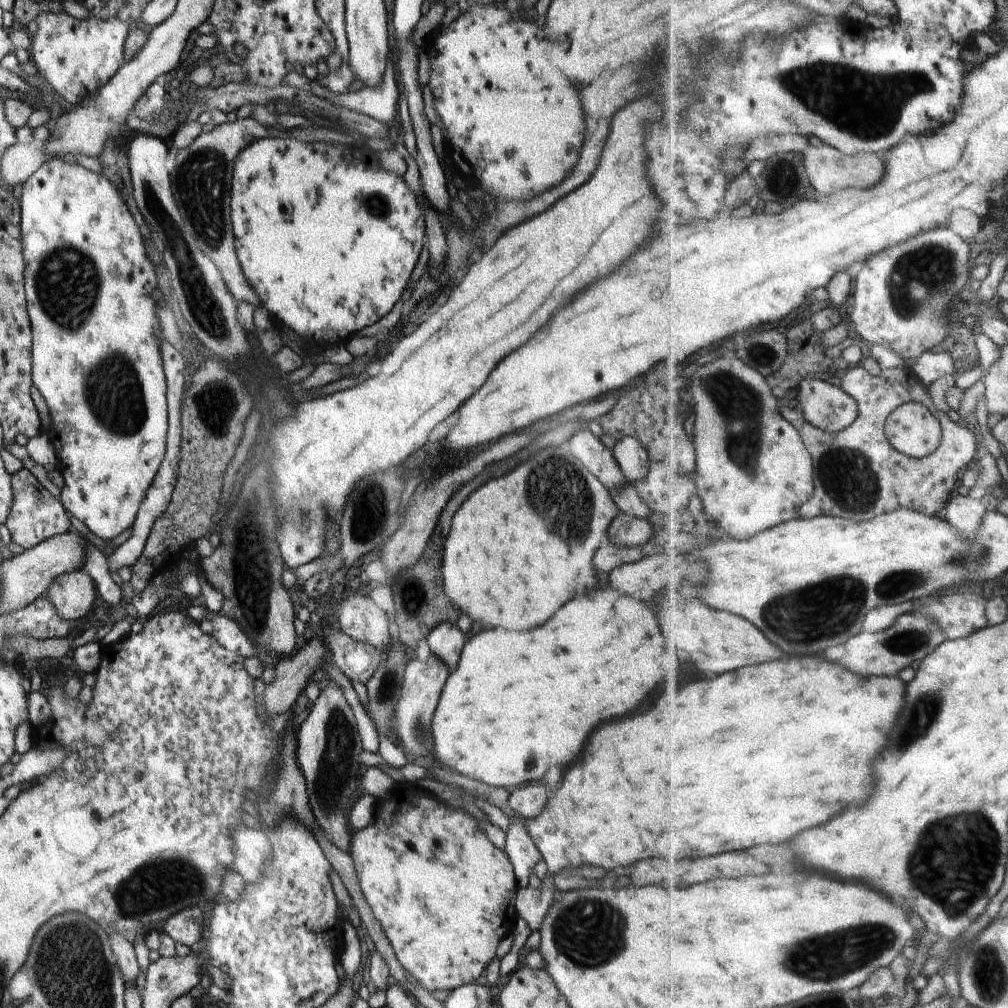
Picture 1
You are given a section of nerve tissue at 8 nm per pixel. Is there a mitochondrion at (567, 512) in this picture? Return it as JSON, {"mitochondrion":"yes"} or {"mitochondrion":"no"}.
{"mitochondrion":"yes"}

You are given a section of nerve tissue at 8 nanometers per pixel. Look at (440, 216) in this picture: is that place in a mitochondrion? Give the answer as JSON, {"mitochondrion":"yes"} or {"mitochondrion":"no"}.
{"mitochondrion":"no"}

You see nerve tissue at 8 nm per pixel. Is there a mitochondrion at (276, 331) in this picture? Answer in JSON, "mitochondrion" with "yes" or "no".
{"mitochondrion":"no"}

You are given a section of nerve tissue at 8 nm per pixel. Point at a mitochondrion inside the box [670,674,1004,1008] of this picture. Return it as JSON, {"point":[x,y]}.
{"point":[955,860]}

